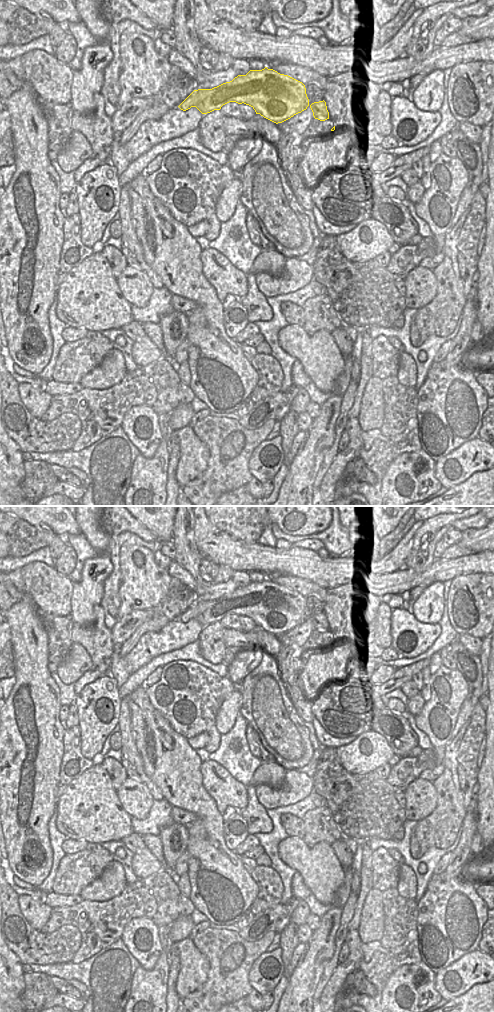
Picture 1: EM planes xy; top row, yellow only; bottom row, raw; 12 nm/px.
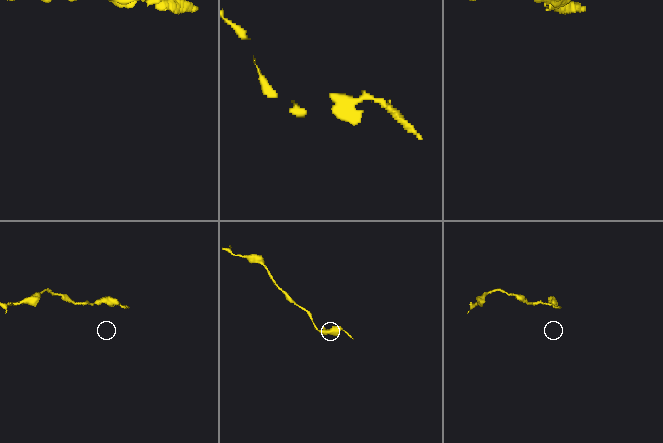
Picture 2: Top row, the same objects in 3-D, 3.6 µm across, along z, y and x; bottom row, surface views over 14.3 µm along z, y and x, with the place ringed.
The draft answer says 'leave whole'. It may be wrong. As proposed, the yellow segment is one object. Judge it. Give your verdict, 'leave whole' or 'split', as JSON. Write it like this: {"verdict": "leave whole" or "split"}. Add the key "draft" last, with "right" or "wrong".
{"verdict": "split", "draft": "wrong"}

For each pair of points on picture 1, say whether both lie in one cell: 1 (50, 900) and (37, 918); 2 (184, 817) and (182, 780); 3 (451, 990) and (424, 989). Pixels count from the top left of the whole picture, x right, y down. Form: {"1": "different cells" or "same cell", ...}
{"1": "different cells", "2": "different cells", "3": "different cells"}

